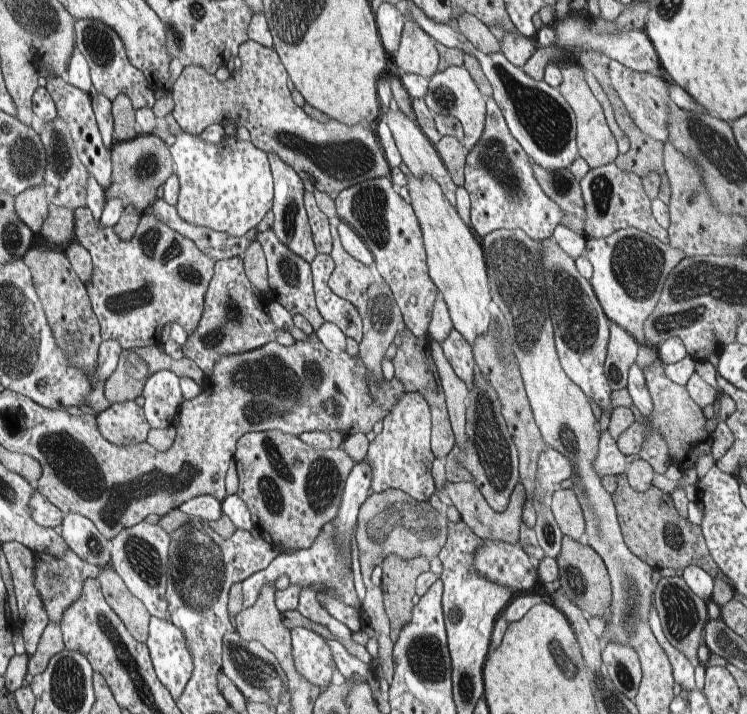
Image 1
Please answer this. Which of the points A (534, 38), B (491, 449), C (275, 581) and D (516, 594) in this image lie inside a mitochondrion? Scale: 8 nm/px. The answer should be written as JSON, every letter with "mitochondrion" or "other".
{"A":"other","B":"mitochondrion","C":"other","D":"other"}

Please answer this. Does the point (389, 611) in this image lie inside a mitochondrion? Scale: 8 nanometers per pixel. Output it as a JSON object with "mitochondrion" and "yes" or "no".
{"mitochondrion":"no"}

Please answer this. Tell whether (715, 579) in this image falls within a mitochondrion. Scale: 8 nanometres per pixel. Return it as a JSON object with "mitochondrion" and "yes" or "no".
{"mitochondrion":"no"}

